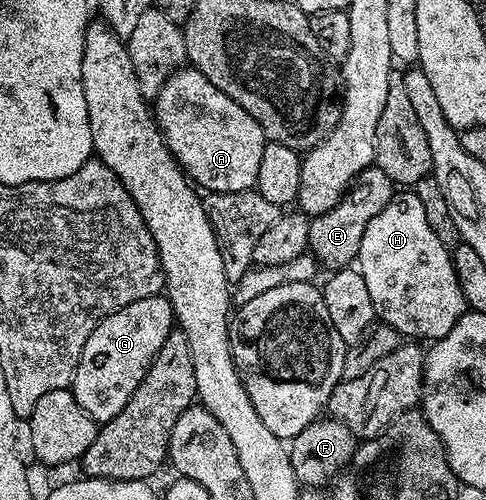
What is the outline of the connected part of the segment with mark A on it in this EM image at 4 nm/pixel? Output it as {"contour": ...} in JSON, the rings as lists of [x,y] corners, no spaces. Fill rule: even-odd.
{"contour":[[[189,64],[173,70],[164,80],[157,98],[153,99],[152,113],[162,132],[162,139],[168,144],[172,156],[185,170],[191,183],[197,184],[203,191],[215,194],[255,189],[260,172],[260,156],[264,156],[267,136],[260,124],[256,124],[256,120],[252,120],[252,116],[248,116],[248,112],[244,112],[244,108],[240,108],[232,96],[224,96],[224,92],[220,92],[220,88],[216,88],[208,76]]]}

